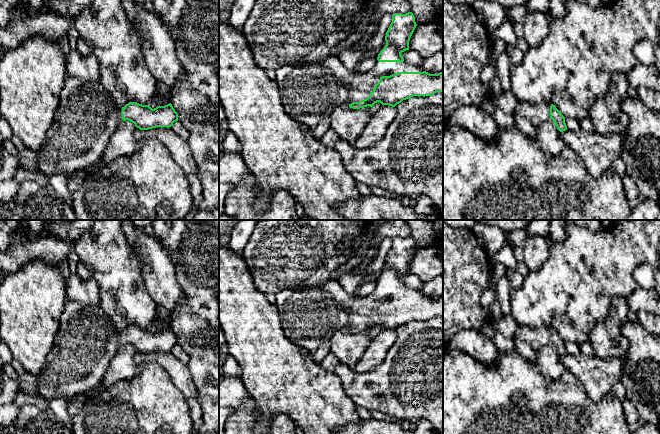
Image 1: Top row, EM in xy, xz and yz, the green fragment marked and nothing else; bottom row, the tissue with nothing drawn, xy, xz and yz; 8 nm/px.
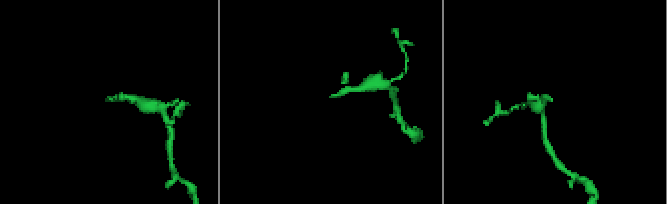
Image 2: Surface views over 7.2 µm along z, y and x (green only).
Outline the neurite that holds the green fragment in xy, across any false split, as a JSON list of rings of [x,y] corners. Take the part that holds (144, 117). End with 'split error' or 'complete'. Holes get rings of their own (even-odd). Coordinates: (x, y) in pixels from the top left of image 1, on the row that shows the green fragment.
[[[68,77],[60,93],[59,106],[49,128],[43,146],[38,150],[22,150],[17,156],[9,153],[0,144],[0,182],[14,179],[19,168],[46,176],[68,175],[78,169],[100,162],[111,136],[122,121],[129,120],[140,130],[156,127],[171,127],[178,121],[178,113],[169,103],[152,109],[149,104],[129,102],[122,108],[115,106],[111,95],[97,82],[84,82]]]; split error

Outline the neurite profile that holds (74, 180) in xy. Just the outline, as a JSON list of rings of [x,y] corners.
[[[88,167],[78,169],[67,175],[67,185],[70,193],[73,195],[88,176]]]

